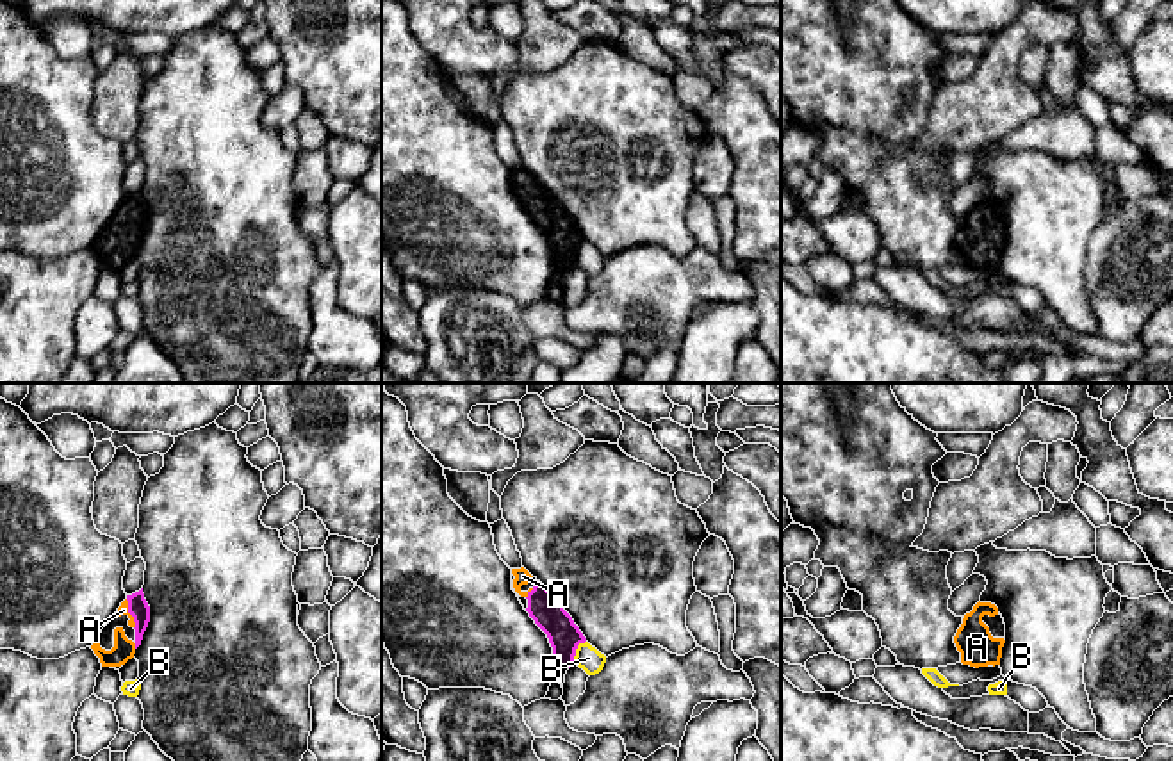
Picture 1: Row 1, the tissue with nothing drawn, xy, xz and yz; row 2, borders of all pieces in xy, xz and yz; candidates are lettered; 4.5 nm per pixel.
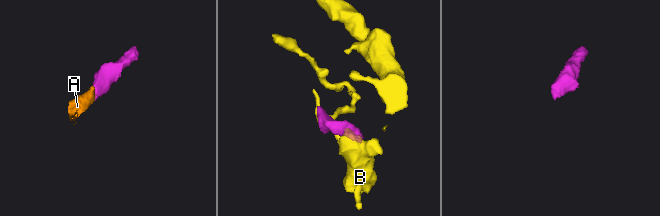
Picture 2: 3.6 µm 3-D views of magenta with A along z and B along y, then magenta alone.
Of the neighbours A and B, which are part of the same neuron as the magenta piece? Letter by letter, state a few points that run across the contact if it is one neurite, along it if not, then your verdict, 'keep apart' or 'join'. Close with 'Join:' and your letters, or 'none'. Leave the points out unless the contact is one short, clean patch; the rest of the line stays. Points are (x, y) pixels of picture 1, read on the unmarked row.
A: line xy (138, 207), (129, 212), (123, 211); join
B: keep apart
Join: A

